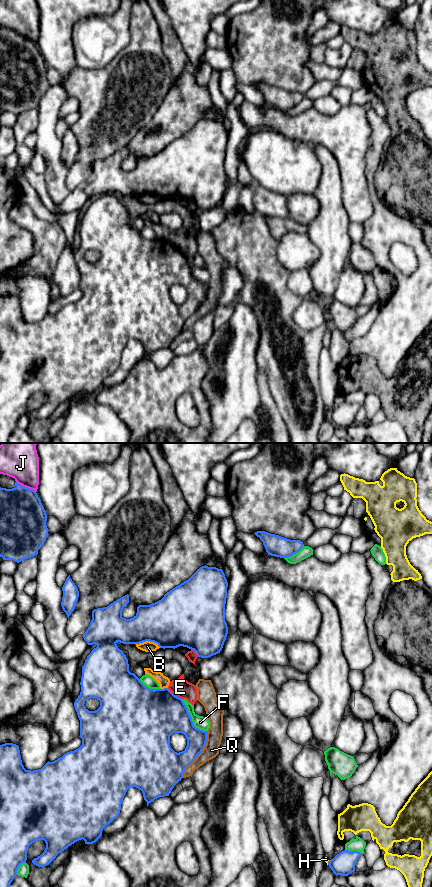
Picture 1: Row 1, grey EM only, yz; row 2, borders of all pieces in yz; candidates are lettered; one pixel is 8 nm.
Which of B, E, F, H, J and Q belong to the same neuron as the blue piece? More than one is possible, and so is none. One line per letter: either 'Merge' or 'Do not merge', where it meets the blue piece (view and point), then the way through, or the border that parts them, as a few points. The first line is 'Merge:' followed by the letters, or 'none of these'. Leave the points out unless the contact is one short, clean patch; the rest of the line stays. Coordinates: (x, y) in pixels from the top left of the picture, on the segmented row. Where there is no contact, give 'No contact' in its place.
Merge: none of these
B: Do not merge. Touches blue at yz (148, 640)
E: Do not merge. Touches blue at yz (173, 694)
F: Do not merge. Touches blue at yz (191, 719)
H: Do not merge. Touches blue at yz (328, 862)
J: Do not merge. Touches blue at yz (25, 487)
Q: Do not merge. Touches blue at yz (199, 753)

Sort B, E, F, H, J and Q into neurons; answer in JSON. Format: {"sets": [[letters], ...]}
{"sets": [["B"], ["E", "H"], ["F"], ["J"], ["Q"]]}

